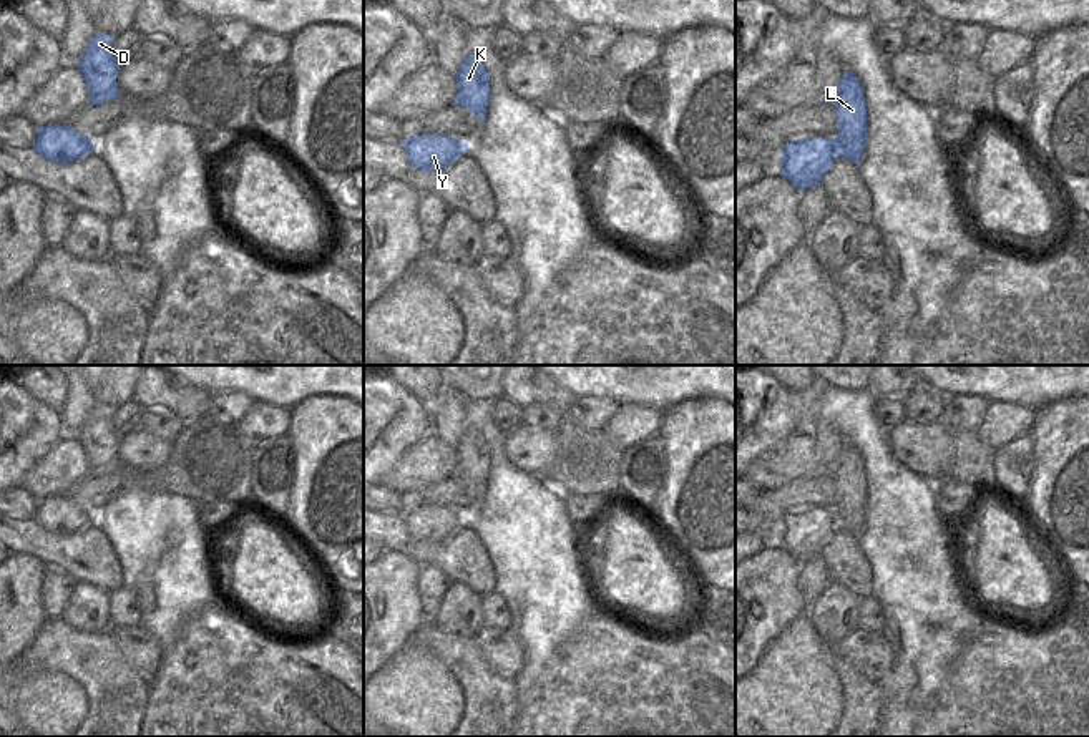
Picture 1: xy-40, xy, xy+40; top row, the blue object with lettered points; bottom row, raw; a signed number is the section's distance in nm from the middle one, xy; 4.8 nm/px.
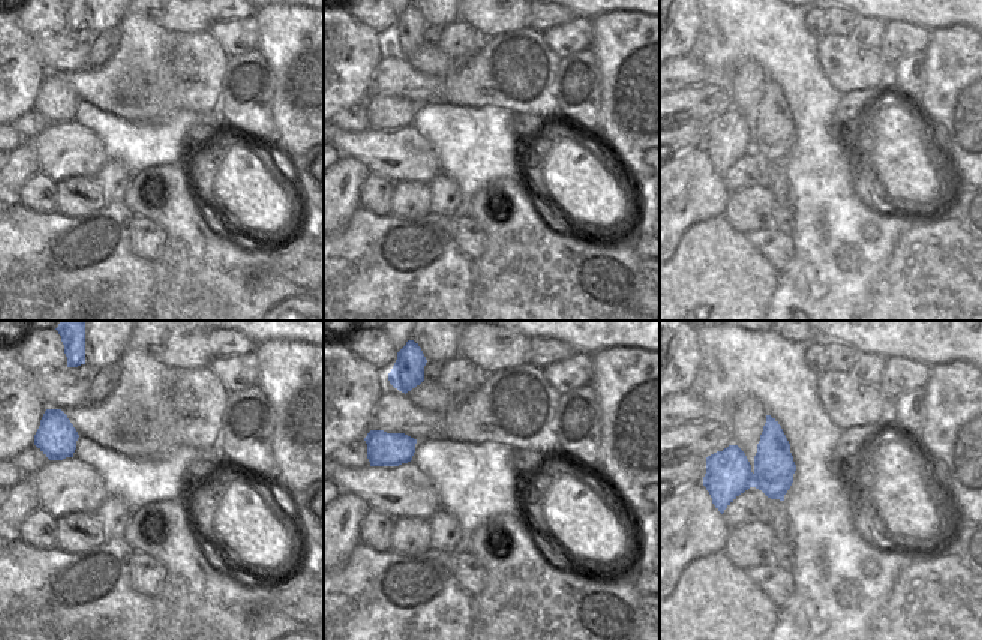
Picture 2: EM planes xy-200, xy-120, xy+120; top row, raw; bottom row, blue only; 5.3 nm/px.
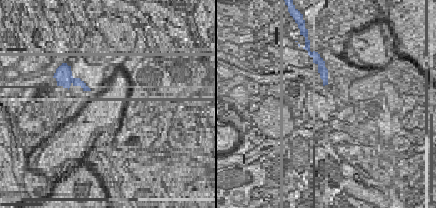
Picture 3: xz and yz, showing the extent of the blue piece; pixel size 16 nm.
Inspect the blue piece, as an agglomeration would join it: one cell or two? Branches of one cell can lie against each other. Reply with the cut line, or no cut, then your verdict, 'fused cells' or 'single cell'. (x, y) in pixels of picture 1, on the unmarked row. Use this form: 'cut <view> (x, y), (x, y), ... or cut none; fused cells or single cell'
cut xy+40 (832, 510), (839, 525); fused cells

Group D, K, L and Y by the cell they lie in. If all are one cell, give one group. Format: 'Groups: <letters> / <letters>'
Groups: D K L / Y.

